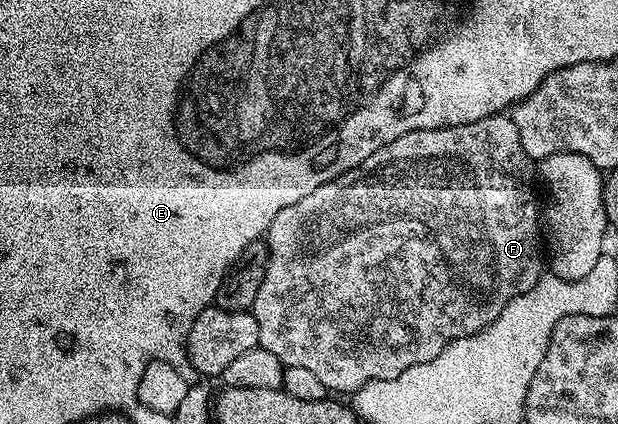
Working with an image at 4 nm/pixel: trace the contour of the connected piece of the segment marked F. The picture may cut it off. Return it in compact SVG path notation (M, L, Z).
M507 115L486 117L485 119L477 119L473 123L454 125L453 127L418 129L417 131L409 131L405 135L393 139L393 143L381 147L381 151L373 151L373 155L369 155L369 159L365 159L365 163L361 163L357 167L345 171L345 175L341 175L337 179L333 179L329 183L317 187L317 191L313 191L310 195L305 195L305 199L301 199L297 203L285 207L285 211L281 211L281 215L277 215L277 219L273 219L273 223L269 223L265 234L265 240L267 242L265 279L261 279L261 288L257 291L257 299L253 303L251 310L249 310L257 319L257 335L259 336L258 348L277 355L277 359L281 359L284 366L305 367L308 371L313 371L313 375L317 375L317 379L321 379L321 383L325 383L327 390L335 395L343 395L339 393L347 393L346 395L354 394L356 389L365 387L371 381L397 379L397 375L401 375L401 371L405 371L414 365L420 365L421 363L429 363L429 359L437 359L437 355L441 355L441 351L449 343L453 343L457 339L468 337L474 333L480 333L485 327L492 325L497 319L497 315L501 315L501 311L505 311L505 307L514 297L517 295L525 295L525 291L532 289L532 287L538 283L539 278L544 276L545 249L544 246L543 249L539 246L539 237L541 241L541 209L540 206L539 209L535 206L535 185L537 189L536 166L533 164L531 157L525 153L525 148L521 145L521 137L518 135L517 127L514 125L512 118Z

